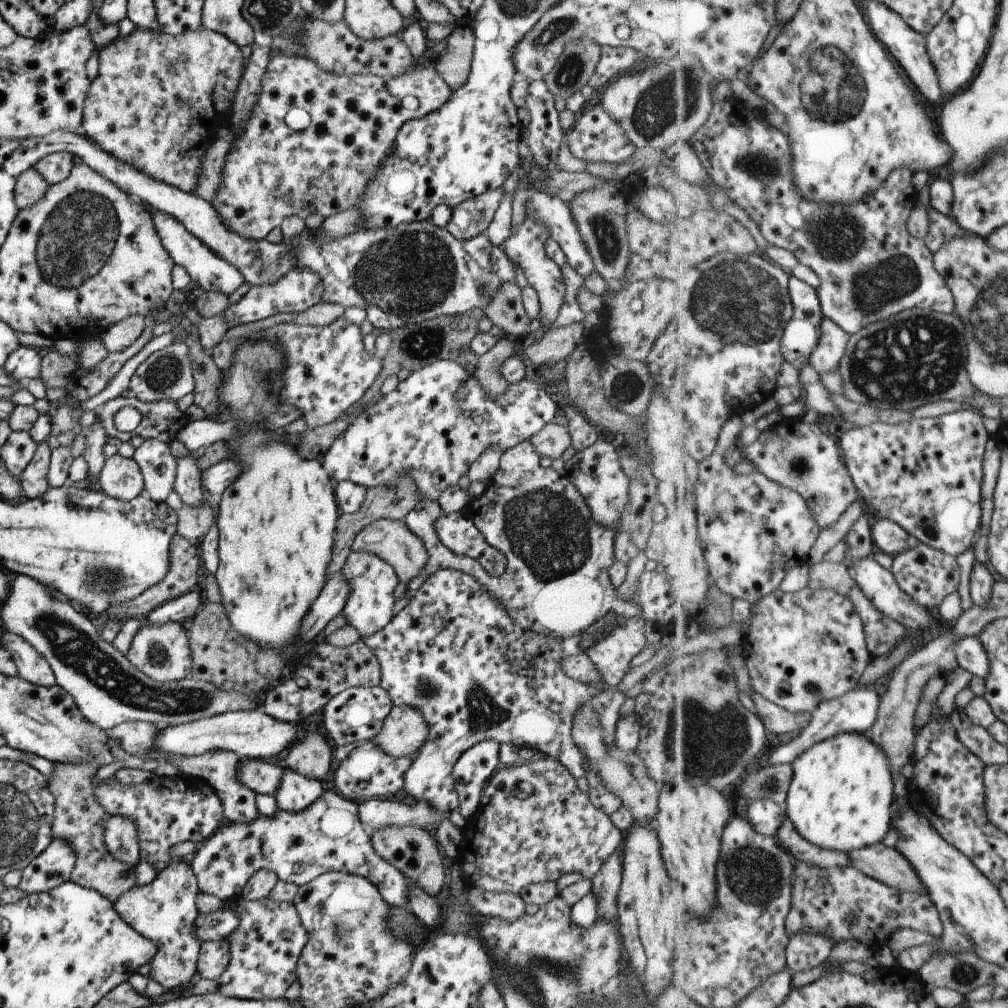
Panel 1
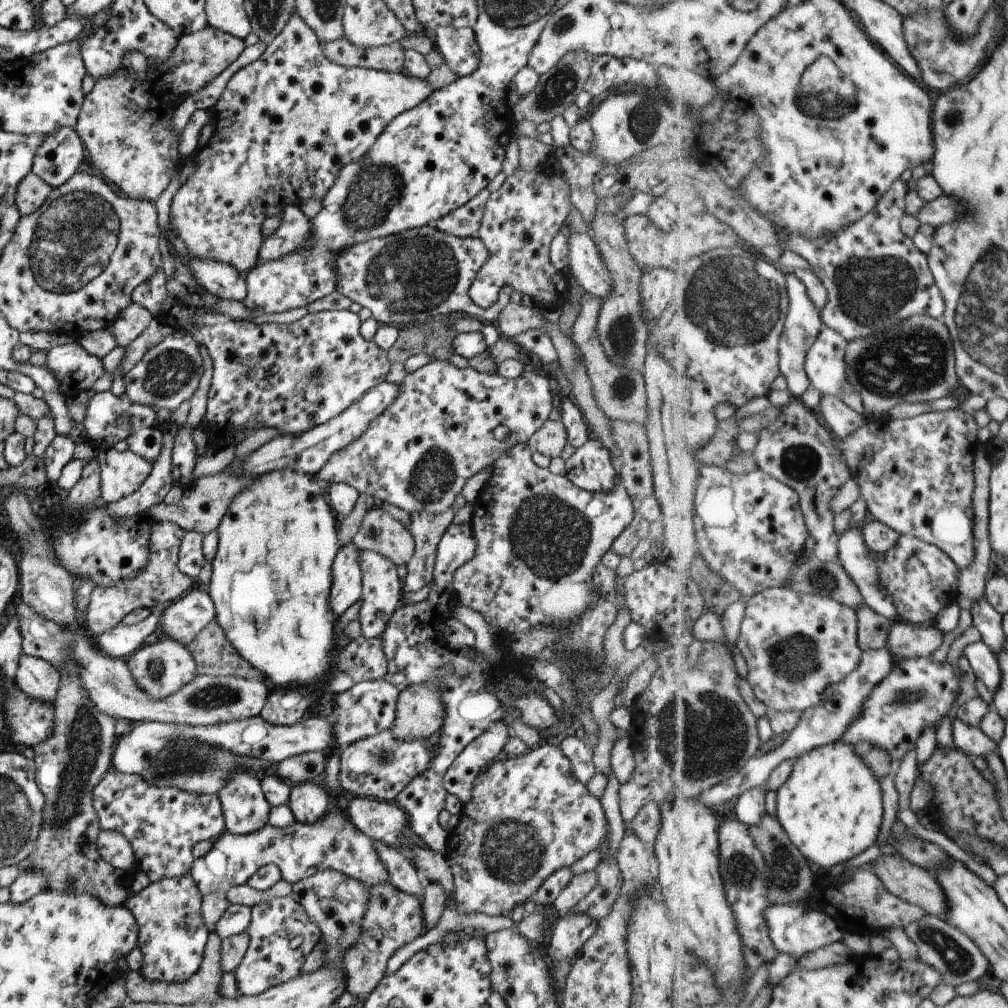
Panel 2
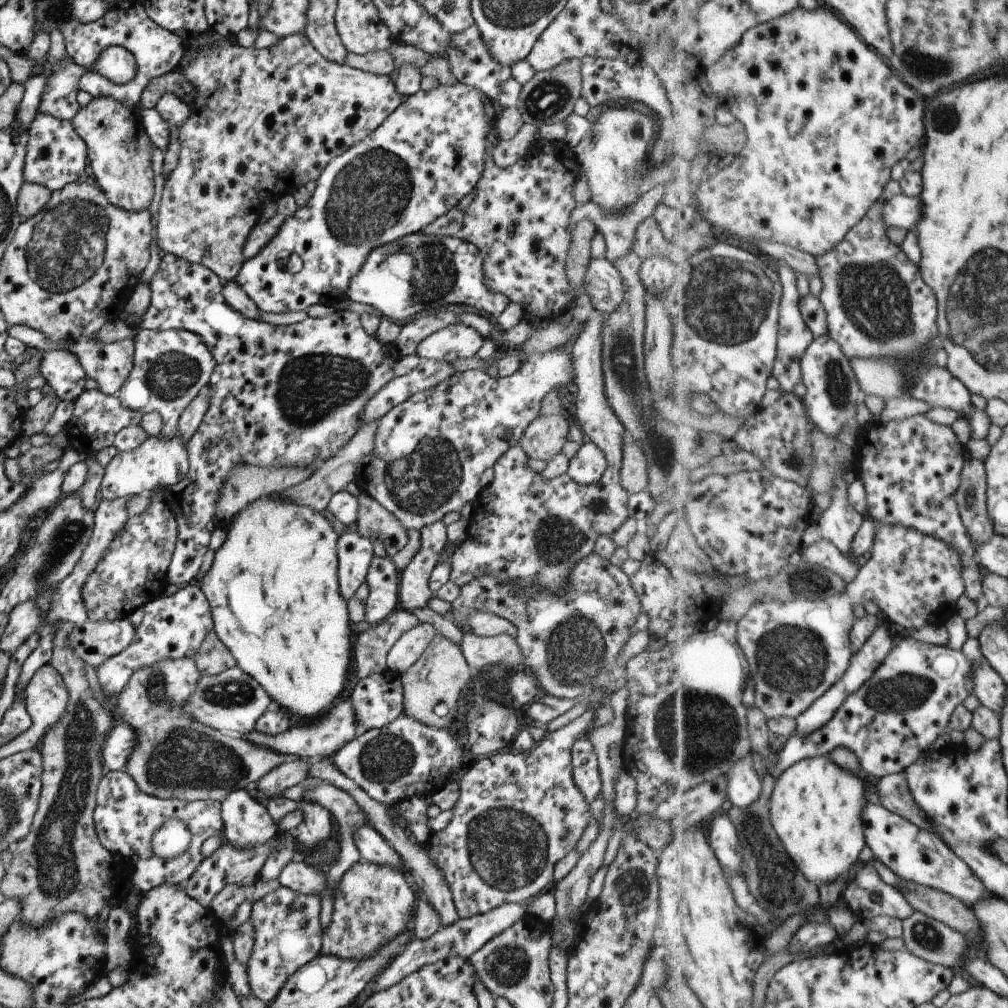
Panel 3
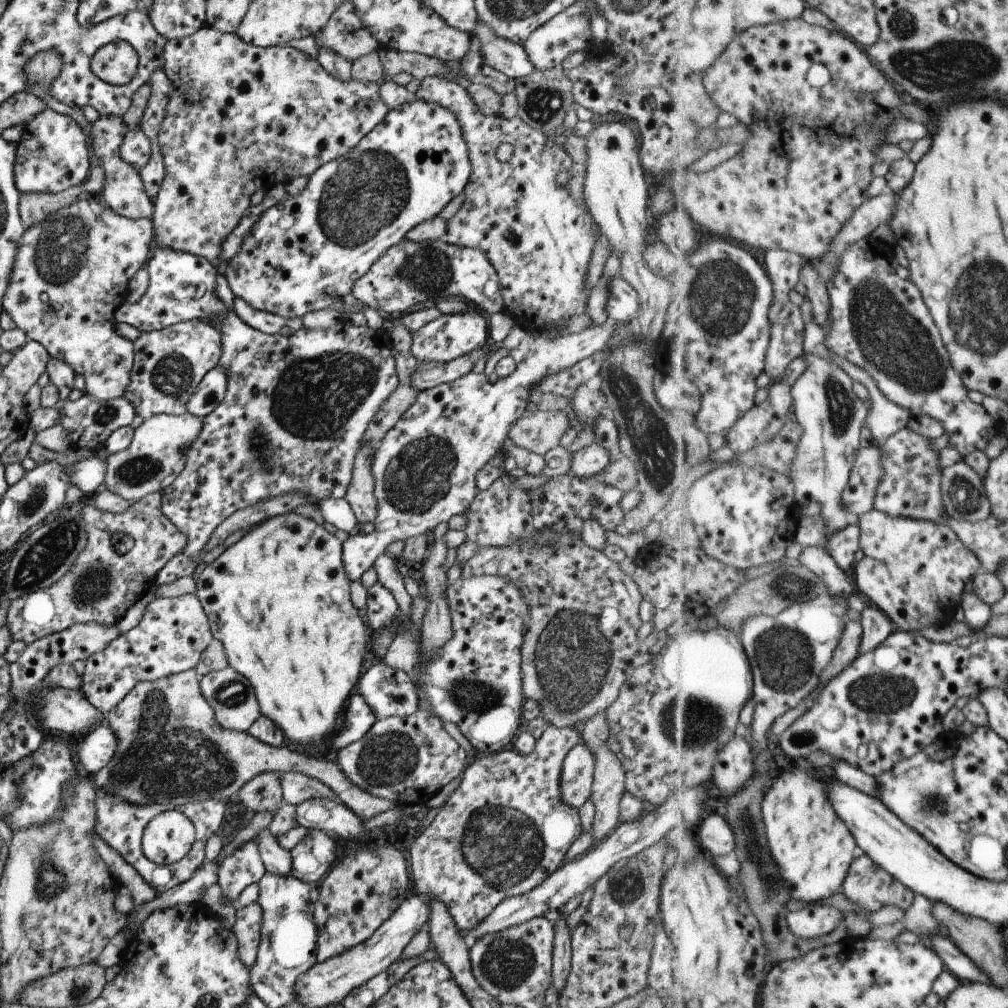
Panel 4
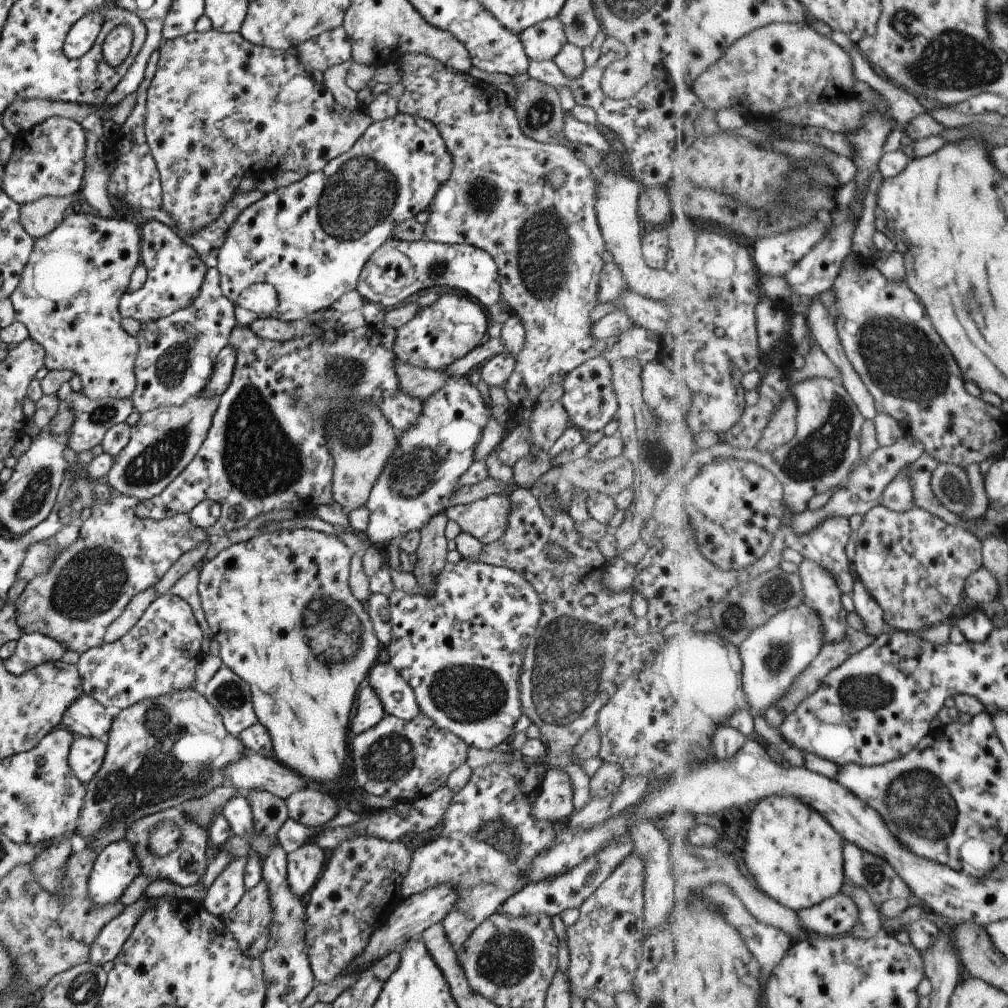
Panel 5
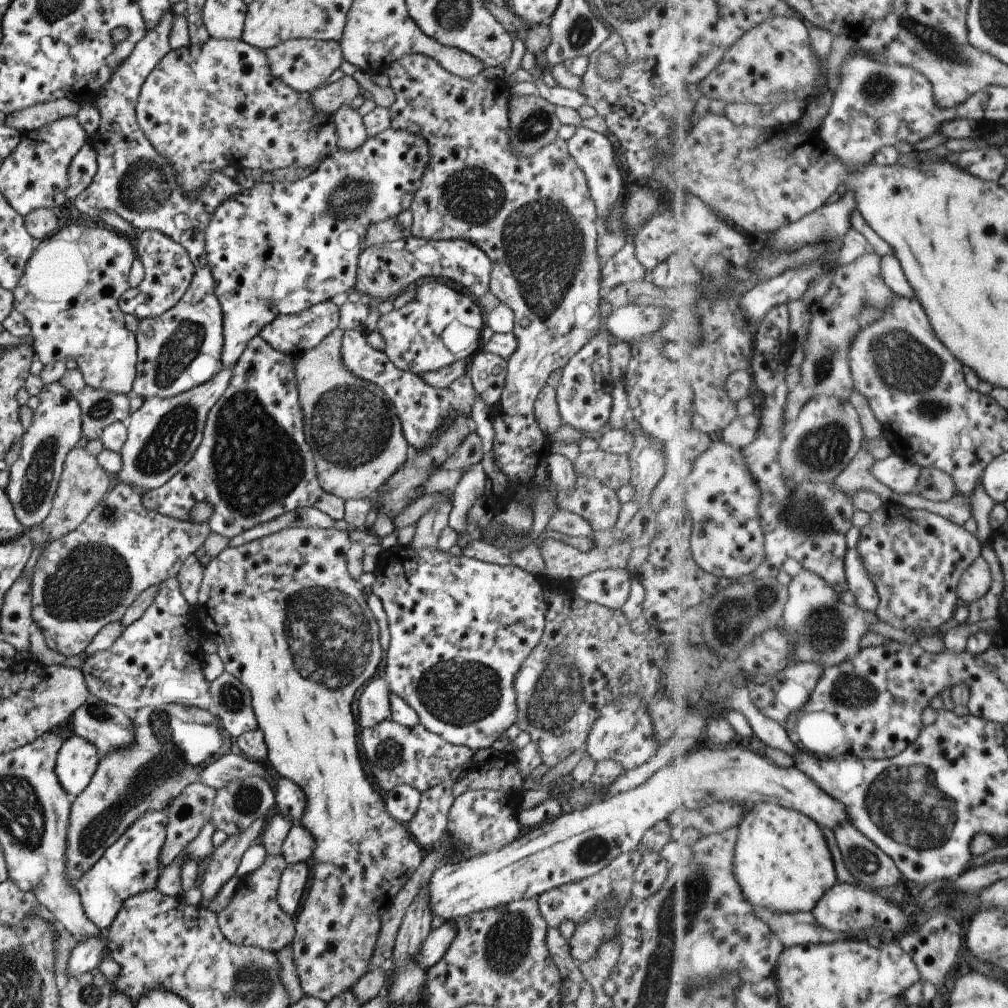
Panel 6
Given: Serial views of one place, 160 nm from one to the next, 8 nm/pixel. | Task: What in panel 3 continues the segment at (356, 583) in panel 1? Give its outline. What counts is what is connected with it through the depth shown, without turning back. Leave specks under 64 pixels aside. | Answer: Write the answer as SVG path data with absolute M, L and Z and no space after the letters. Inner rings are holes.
M371 557L364 582L368 586L368 596L364 603L364 620L374 627L398 608L399 572L390 557Z

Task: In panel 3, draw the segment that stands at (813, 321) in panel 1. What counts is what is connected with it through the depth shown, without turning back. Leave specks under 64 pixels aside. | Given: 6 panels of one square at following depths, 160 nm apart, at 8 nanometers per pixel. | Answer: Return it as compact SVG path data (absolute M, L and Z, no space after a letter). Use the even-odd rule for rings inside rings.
M789 264L777 267L778 275L783 283L782 304L780 309L780 325L778 333L778 357L774 364L772 374L774 382L783 388L787 393L793 393L795 386L804 382L802 366L799 360L805 354L809 345L815 340L814 332L807 326L800 309L802 299L797 288L797 274Z

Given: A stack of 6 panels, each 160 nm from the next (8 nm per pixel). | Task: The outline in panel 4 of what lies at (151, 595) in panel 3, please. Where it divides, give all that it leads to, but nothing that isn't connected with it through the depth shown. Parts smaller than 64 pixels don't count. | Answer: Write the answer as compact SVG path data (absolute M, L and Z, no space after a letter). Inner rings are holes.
M151 493L131 503L121 514L101 512L93 505L78 504L84 520L86 543L71 568L49 588L21 595L9 603L4 627L12 641L26 645L44 636L61 632L75 623L98 622L115 625L122 614L156 584L156 574L175 554L180 553L186 538L160 511L160 493Z

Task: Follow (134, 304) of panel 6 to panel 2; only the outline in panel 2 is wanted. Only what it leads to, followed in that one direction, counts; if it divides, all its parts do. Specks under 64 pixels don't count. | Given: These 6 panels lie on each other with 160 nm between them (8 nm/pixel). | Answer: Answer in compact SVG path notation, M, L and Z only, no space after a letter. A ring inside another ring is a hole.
M170 256L173 262L173 274L165 280L166 302L159 310L158 318L166 321L167 317L176 320L180 329L189 332L189 336L207 350L211 358L212 372L207 392L207 408L202 426L213 426L224 435L221 443L230 442L235 432L245 432L268 428L279 430L279 435L291 434L299 436L307 430L319 426L331 418L335 418L358 401L364 393L384 382L390 363L386 351L381 350L372 340L367 342L361 338L357 313L347 310L323 311L307 313L295 322L277 324L253 324L253 322L233 320L227 315L215 310L217 298L205 292L189 268L175 256ZM197 530L184 532L177 552L177 570L187 578L195 578L201 570L204 559L202 554L202 542L204 535Z

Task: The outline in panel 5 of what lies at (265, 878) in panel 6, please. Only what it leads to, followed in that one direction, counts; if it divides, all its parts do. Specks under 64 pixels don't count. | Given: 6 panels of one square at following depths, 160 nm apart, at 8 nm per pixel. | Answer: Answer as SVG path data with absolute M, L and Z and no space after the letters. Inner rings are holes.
M259 881L253 888L246 890L239 902L231 908L231 912L223 919L227 930L237 941L243 955L254 959L265 950L268 941L268 926L270 925L272 908L267 894L266 884Z

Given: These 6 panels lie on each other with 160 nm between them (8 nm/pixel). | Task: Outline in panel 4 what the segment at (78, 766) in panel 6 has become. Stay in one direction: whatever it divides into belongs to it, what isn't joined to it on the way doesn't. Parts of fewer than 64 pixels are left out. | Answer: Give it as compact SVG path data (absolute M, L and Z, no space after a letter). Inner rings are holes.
M103 721L83 735L77 760L89 776L93 776L111 760L116 749L116 738L107 722Z

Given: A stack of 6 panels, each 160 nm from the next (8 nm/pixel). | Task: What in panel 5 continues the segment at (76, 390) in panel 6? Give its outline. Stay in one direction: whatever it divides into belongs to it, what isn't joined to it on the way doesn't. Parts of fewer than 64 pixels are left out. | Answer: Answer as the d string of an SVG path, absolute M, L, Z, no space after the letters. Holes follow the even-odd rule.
M63 381L60 384L59 390L57 390L55 395L59 402L67 403L72 410L73 418L71 426L69 426L66 446L74 453L81 452L82 450L90 451L93 446L100 444L105 431L116 424L125 423L125 418L134 410L130 399L105 397L97 401L89 400L89 398L82 394L81 390L73 392L69 387L68 381Z

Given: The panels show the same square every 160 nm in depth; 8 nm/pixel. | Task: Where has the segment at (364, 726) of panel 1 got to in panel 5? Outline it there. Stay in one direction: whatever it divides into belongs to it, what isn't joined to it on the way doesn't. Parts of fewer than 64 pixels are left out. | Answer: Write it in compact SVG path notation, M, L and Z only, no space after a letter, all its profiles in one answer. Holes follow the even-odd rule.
M389 663L374 664L366 674L365 683L377 695L385 715L408 721L419 714L411 687Z

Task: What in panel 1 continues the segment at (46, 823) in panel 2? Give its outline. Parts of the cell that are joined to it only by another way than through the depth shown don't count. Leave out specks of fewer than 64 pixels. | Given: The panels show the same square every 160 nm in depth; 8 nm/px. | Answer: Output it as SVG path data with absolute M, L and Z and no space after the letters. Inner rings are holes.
M53 763L54 770L46 780L48 791L54 798L54 811L51 821L52 838L63 839L71 845L76 854L69 881L96 890L109 902L115 902L126 890L136 884L134 869L113 858L104 845L104 828L110 817L94 799L92 778L99 771L95 763L71 765Z

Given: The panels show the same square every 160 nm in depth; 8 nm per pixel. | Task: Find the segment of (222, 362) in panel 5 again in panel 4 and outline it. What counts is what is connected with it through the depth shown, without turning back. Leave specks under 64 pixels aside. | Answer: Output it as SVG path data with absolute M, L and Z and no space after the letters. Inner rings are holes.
M217 364L203 375L197 389L187 399L186 412L200 419L207 416L219 404L225 389L226 376Z

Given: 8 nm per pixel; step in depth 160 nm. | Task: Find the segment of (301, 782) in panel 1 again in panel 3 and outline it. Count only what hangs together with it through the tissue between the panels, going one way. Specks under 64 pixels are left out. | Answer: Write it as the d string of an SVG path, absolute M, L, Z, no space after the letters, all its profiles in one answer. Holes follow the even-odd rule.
M302 799L299 802L302 821L293 834L306 849L310 849L331 837L331 816L320 804Z

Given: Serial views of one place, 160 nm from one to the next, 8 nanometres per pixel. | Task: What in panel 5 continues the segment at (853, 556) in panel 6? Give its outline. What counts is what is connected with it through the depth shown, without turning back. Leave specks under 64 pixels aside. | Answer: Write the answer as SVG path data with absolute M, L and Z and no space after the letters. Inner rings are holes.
M857 578L854 584L854 592L851 594L855 604L855 612L860 616L867 634L877 638L888 630L888 625L884 617L883 607L877 599L867 590L867 587Z

